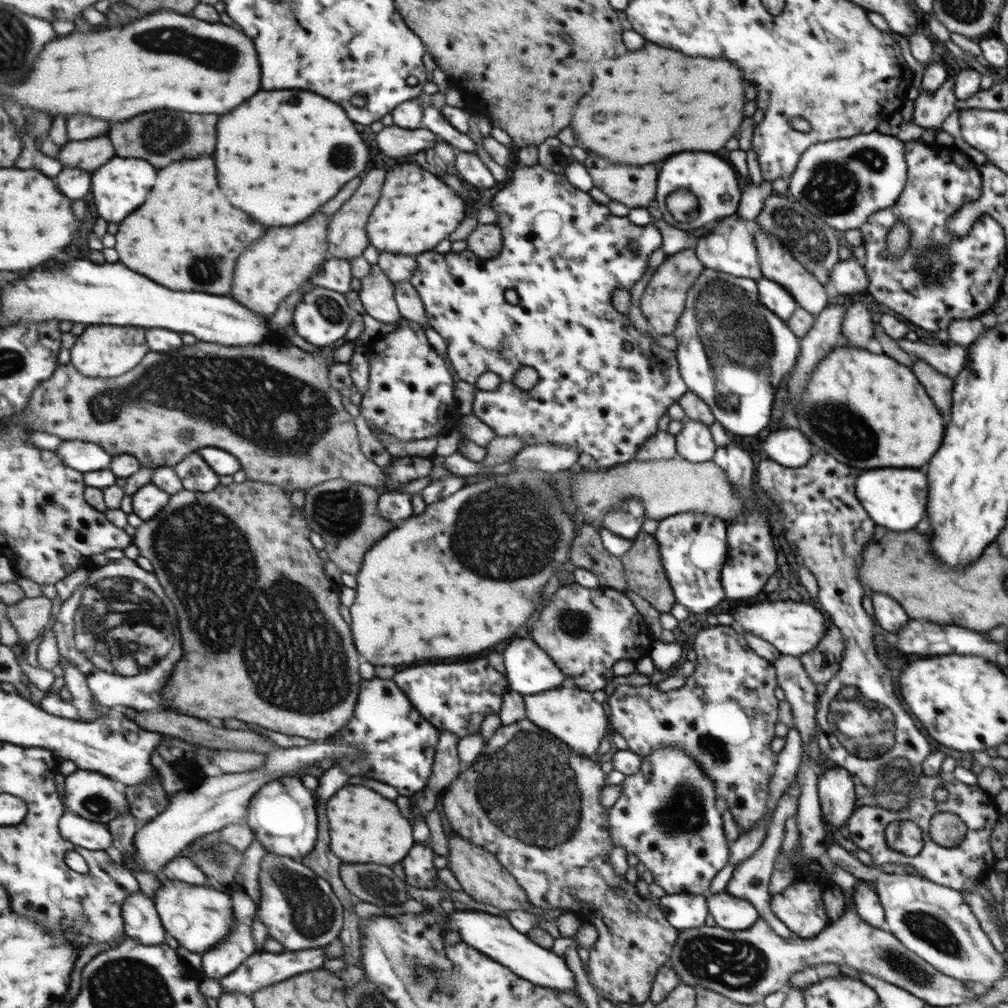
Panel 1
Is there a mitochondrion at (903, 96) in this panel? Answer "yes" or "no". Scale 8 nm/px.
no

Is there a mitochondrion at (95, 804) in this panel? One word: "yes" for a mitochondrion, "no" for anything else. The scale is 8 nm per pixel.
yes

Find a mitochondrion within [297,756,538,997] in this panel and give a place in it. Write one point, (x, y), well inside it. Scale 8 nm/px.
(377, 885)

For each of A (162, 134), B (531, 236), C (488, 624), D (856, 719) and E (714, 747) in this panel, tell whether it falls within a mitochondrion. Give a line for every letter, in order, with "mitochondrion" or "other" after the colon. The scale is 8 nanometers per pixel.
A: mitochondrion
B: other
C: other
D: mitochondrion
E: mitochondrion

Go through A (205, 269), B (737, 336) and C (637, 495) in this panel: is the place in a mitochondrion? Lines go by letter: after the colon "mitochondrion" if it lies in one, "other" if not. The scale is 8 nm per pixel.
A: mitochondrion
B: mitochondrion
C: other

